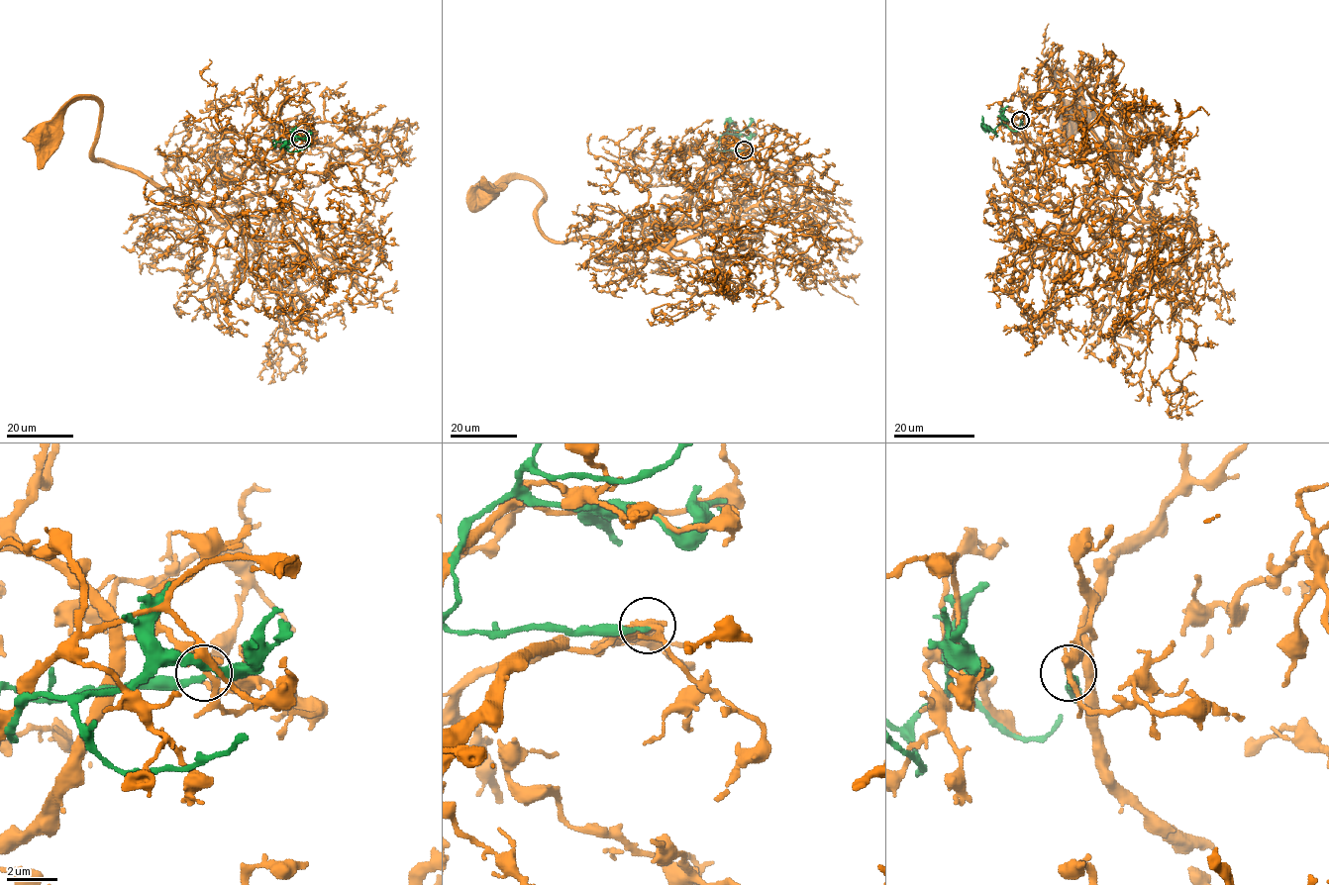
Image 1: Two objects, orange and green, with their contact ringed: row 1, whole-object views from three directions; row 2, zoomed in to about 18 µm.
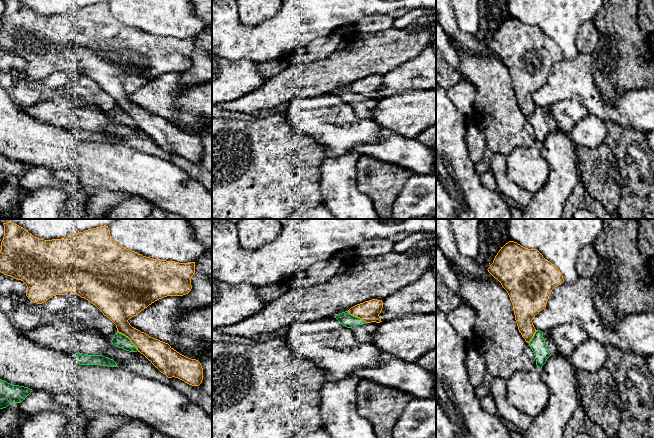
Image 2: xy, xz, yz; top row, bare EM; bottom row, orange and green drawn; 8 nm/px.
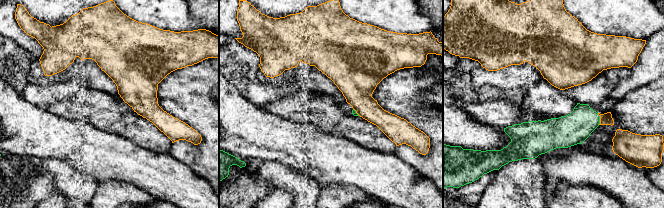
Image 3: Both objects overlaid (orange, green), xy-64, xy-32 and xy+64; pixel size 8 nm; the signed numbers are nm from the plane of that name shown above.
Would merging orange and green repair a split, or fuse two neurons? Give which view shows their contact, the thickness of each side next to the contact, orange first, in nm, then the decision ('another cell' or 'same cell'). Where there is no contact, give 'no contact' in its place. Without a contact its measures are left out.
contact in xy; calibres 220 and 120 nm; another cell

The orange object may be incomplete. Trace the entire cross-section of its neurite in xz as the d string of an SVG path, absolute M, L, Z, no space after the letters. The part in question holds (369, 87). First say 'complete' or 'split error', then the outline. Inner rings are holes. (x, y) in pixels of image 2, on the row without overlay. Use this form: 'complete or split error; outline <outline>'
complete; outline M372 75L351 83L348 87L351 91L363 95L366 99L380 99L379 90L383 84L382 76Z

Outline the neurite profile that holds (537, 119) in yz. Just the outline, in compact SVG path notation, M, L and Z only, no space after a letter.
M536 106L533 114L529 118L529 122L534 129L538 145L542 144L552 130L557 129L556 121L548 113L548 107L542 108Z

